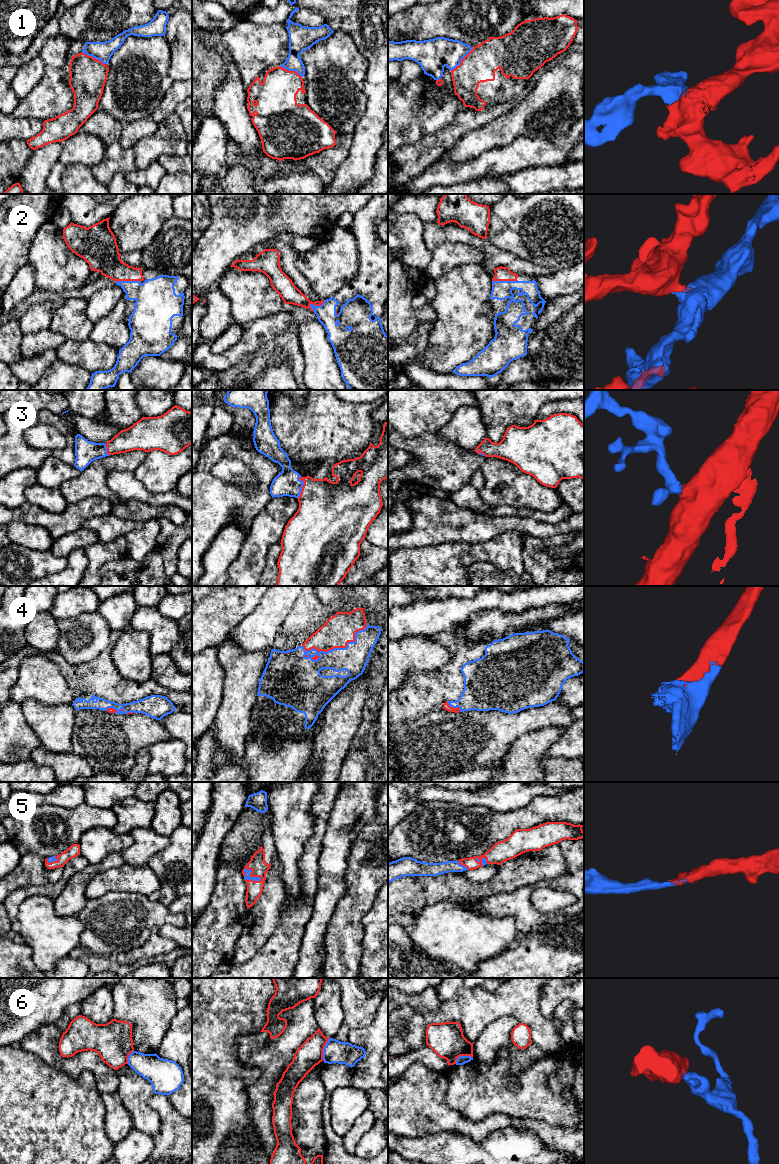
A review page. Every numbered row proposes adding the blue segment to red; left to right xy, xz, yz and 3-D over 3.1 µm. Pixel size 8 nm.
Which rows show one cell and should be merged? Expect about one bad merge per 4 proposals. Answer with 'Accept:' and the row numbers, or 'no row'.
Accept: 1, 2, 3, 4, 5

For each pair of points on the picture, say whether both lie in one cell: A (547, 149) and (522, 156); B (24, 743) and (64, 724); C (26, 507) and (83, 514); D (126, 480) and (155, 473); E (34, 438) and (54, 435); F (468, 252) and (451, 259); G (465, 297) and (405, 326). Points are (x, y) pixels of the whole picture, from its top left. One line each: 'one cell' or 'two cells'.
A: one cell
B: two cells
C: one cell
D: two cells
E: one cell
F: one cell
G: two cells

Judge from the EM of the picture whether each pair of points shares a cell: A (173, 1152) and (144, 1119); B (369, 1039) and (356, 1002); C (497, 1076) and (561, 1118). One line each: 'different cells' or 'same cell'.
A: different cells
B: different cells
C: same cell

